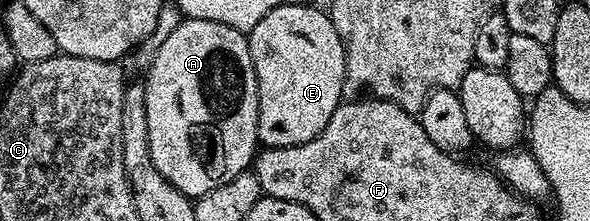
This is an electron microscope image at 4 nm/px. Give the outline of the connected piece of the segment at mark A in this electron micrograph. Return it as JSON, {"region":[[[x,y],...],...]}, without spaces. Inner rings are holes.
{"region":[[[185,19],[158,46],[154,62],[148,67],[144,85],[146,126],[150,130],[150,158],[166,178],[182,194],[195,198],[210,190],[218,190],[230,178],[249,171],[258,155],[258,82],[245,33],[225,24],[209,20]]]}

